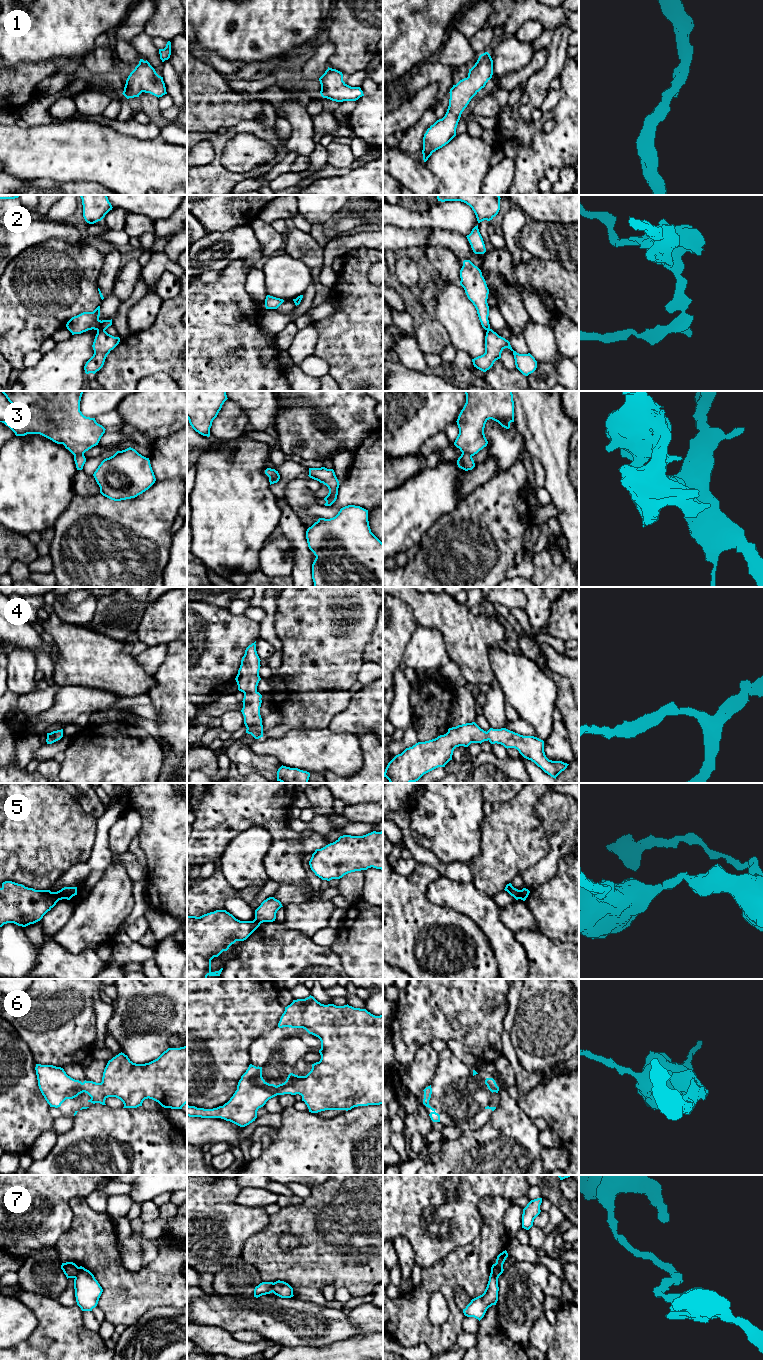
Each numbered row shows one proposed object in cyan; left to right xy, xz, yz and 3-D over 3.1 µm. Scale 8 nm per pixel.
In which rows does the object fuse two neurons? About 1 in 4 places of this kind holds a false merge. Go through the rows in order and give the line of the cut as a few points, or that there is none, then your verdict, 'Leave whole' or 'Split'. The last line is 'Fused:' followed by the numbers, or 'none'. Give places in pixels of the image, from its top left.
1: No split. Leave whole
2: Split along xy (104, 329), (97, 331). Split
3: Split along xy (83, 453), (74, 455). Split
4: No split. Leave whole
5: Split along xy (60, 890), (63, 898). Split
6: No split. Leave whole
7: Split along xy (79, 1267), (74, 1277). Split
Fused: 2, 3, 5, 7

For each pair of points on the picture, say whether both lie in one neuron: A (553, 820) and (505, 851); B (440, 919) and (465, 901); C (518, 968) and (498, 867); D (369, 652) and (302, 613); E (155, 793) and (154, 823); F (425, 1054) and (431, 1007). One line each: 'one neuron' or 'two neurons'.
A: two neurons
B: two neurons
C: two neurons
D: two neurons
E: one neuron
F: two neurons

